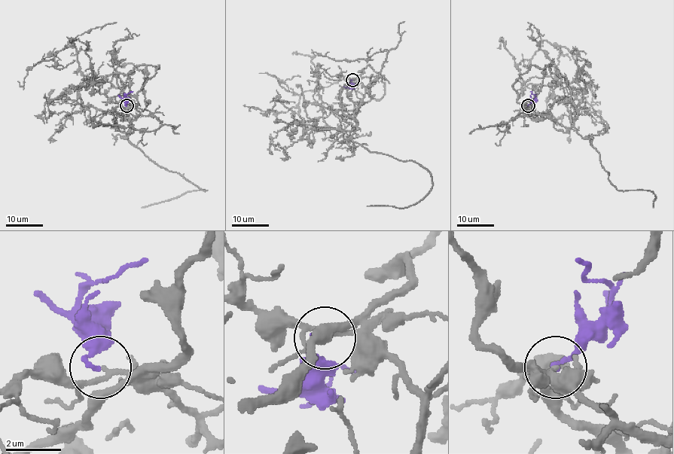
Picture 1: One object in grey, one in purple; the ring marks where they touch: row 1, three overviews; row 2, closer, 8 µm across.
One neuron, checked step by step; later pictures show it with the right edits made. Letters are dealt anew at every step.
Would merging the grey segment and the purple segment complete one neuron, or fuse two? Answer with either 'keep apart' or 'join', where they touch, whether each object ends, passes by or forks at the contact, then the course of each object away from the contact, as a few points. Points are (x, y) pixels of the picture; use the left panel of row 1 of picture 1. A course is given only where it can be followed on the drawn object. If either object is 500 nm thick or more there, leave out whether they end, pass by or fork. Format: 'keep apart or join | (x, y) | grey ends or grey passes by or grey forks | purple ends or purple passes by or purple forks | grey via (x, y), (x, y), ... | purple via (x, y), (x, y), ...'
keep apart | (126, 105) | grey passes by | purple ends | grey via (127, 105), (139, 114), (129, 124), (132, 129), (126, 138), (159, 165), (206, 190), (141, 208) | purple via (126, 105), (124, 97), (132, 91)

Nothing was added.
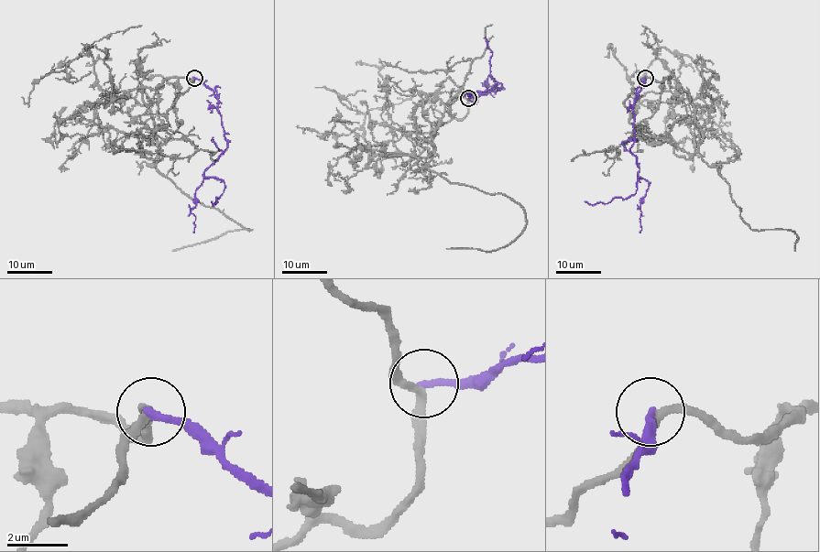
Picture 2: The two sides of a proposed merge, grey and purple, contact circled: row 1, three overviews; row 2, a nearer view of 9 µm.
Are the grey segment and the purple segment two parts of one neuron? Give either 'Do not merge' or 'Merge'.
Do not merge

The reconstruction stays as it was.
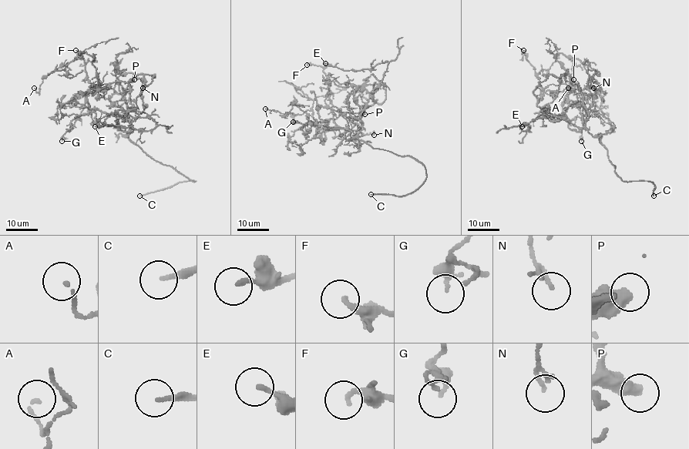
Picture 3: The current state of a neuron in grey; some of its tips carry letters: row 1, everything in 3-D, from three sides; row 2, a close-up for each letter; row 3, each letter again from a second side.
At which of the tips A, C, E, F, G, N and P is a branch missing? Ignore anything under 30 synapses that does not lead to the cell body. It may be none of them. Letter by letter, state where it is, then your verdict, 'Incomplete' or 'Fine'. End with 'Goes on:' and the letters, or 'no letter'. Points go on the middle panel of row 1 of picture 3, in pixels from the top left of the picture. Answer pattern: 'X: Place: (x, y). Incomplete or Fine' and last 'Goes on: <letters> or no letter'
A: Place: (265, 108). Fine
C: Place: (371, 194). Incomplete
E: Place: (325, 63). Fine
F: Place: (307, 65). Fine
G: Place: (293, 122). Fine
N: Place: (374, 135). Fine
P: Place: (364, 114). Fine
Goes on: C

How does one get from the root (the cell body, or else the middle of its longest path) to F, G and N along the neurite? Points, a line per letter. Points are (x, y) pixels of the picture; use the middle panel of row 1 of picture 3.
F: (362, 128), (358, 129), (354, 124), (346, 132), (333, 120), (328, 77), (323, 72), (324, 67), (307, 65)
G: (362, 128), (357, 130), (331, 129), (319, 124), (293, 122)
N: (362, 128), (358, 129), (355, 124), (348, 132), (344, 129), (345, 138), (354, 140), (374, 132), (374, 135)

